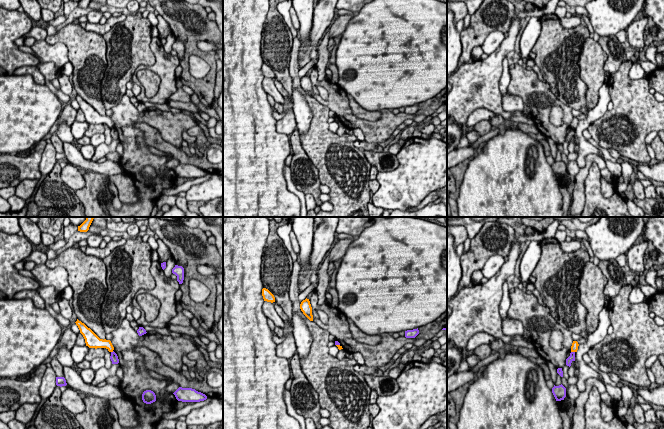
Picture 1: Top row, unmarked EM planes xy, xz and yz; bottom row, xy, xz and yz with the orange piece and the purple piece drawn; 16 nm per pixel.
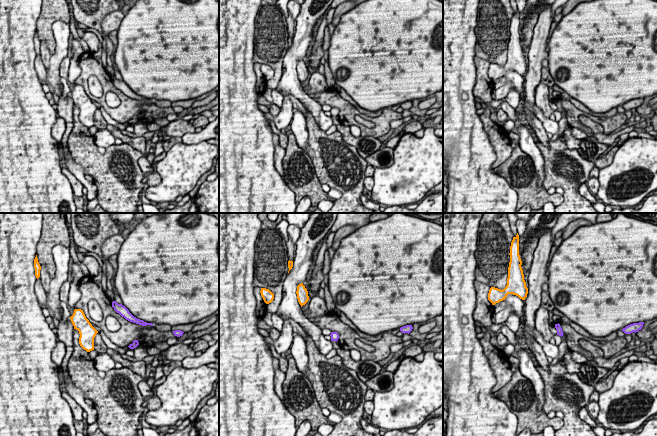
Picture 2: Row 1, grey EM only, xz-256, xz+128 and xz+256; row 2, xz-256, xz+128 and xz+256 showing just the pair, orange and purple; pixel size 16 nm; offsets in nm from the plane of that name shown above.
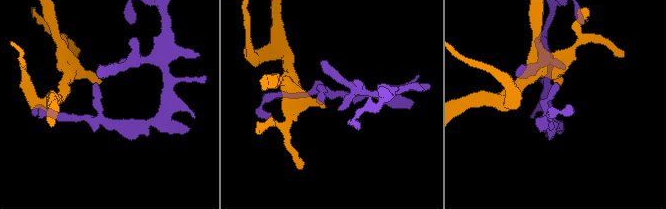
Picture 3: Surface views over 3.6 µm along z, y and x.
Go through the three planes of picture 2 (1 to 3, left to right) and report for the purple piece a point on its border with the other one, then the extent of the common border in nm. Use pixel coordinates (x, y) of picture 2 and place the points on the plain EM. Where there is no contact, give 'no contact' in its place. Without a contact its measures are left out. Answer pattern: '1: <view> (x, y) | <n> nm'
1: no contact
2: no contact
3: no contact

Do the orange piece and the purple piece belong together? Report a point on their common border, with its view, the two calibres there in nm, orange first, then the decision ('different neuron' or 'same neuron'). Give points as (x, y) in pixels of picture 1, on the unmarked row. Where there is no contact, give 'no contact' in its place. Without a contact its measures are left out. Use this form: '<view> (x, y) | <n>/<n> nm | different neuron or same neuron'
yz (573, 127) | 120/100 nm | different neuron

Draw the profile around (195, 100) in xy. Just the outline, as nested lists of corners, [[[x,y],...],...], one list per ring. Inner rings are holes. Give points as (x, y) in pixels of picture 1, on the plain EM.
[[[192,94],[190,95],[190,99],[191,99],[191,102],[198,108],[198,111],[199,111],[199,115],[204,119],[204,120],[209,120],[210,116],[203,112],[199,107],[198,107],[198,104],[200,103],[200,99],[198,97],[197,94]]]

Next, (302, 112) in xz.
[[[292,89],[293,112],[296,120],[296,128],[300,135],[307,133],[313,117],[305,97],[297,90]]]

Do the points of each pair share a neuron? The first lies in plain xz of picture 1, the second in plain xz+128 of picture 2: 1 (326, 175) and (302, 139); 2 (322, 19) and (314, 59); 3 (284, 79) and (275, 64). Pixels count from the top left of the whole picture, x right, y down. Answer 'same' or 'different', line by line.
1: different
2: different
3: same

